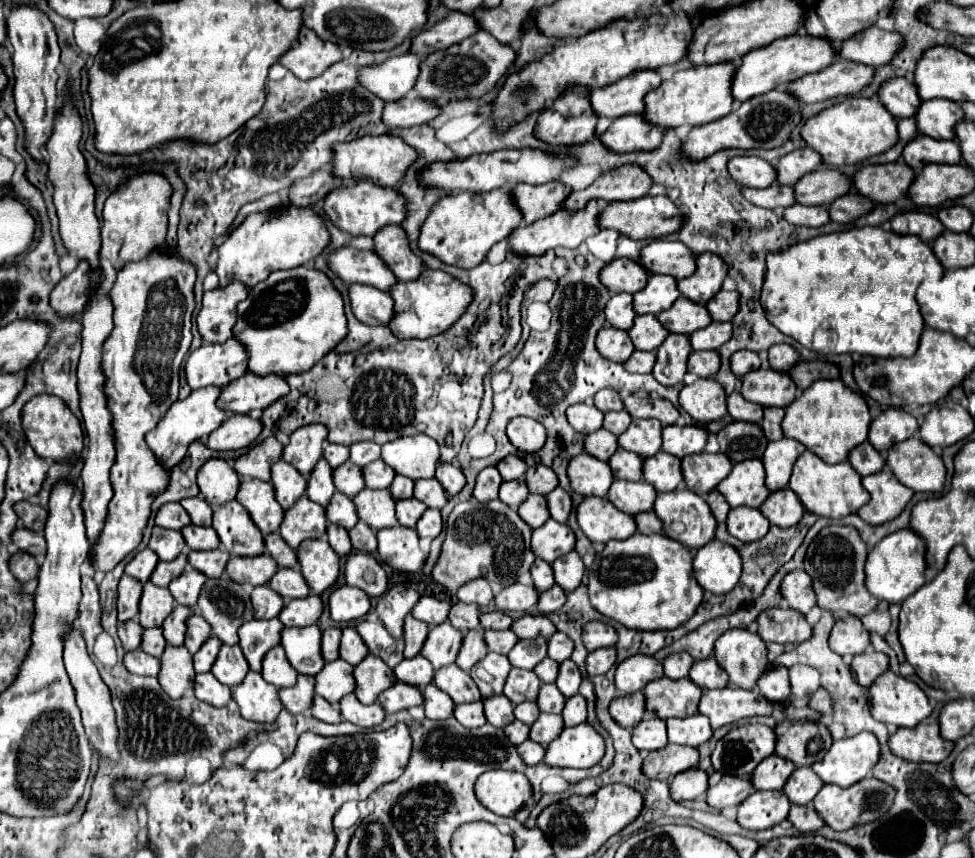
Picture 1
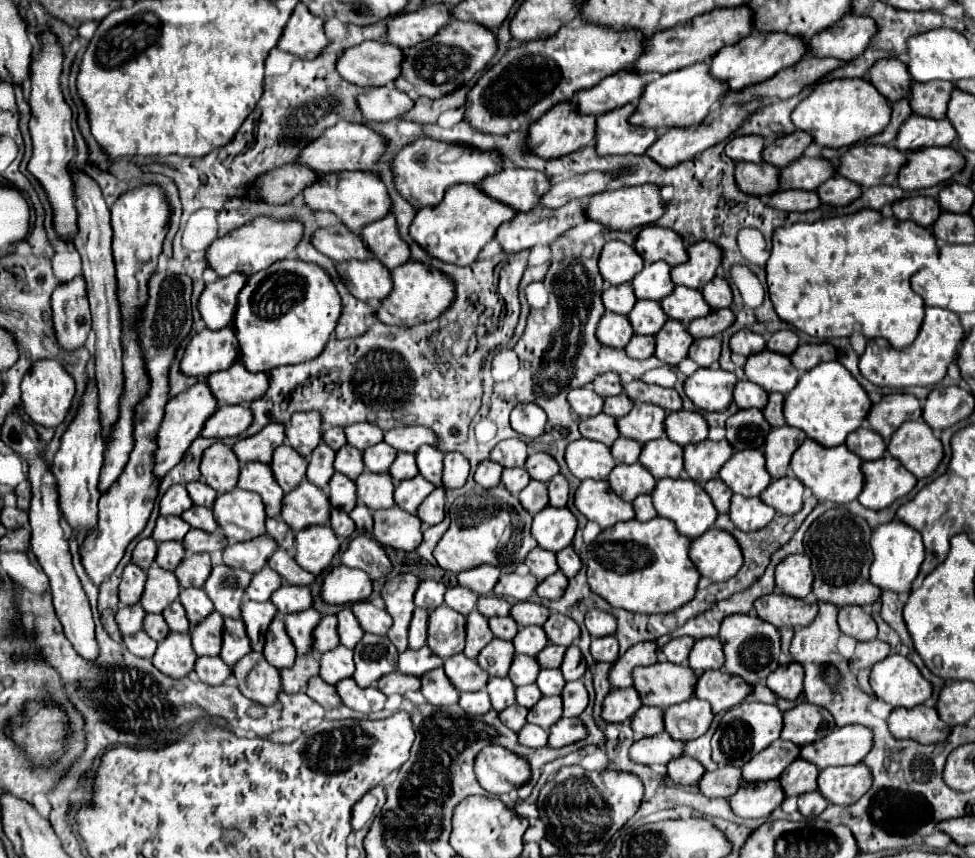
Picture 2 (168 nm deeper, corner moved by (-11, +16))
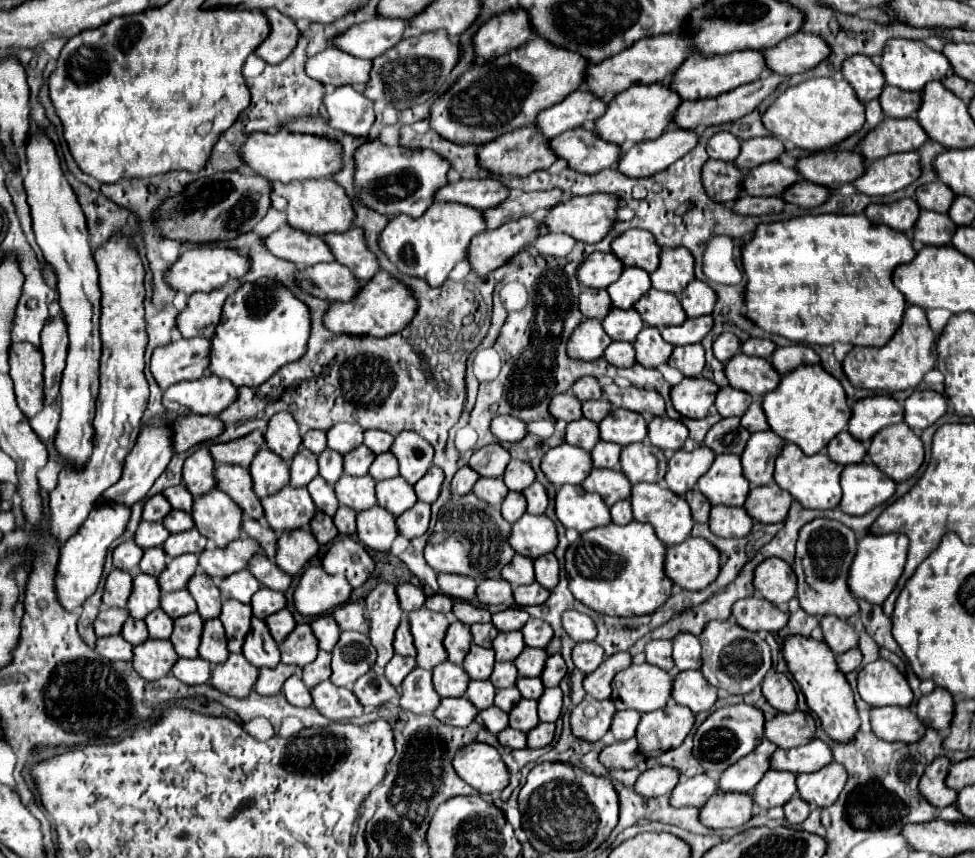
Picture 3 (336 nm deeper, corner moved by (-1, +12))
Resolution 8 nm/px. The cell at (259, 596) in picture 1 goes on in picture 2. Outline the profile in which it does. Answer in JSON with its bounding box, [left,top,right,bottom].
[246,568,282,602]

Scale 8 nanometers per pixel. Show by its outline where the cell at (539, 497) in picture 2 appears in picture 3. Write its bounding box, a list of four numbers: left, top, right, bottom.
[502,492,526,524]

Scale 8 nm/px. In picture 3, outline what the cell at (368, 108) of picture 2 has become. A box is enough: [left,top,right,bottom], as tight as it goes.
[324,86,376,136]

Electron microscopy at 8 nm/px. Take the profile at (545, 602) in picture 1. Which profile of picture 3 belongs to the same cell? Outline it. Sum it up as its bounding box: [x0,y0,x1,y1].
[514,582,550,606]

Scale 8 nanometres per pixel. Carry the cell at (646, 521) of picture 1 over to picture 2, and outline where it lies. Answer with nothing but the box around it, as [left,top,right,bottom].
[632,494,656,522]

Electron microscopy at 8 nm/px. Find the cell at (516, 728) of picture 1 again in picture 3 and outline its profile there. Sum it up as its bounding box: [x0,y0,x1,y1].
[476,706,508,734]

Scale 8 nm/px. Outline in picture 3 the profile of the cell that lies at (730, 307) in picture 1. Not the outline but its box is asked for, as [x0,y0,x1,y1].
[678,280,718,318]

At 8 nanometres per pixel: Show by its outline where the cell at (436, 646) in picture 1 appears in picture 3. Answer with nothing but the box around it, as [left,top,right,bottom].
[408,608,448,670]

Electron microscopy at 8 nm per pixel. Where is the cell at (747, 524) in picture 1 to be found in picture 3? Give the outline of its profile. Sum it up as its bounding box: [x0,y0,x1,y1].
[710,506,754,538]

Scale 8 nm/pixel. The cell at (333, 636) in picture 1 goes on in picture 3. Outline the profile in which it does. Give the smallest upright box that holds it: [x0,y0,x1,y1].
[280,624,318,664]

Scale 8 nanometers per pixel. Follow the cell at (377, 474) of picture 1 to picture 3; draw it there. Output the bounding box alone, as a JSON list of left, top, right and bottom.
[344,444,376,476]

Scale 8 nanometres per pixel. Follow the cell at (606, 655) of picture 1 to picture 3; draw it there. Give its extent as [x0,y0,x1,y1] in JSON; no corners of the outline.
[572,642,604,674]

